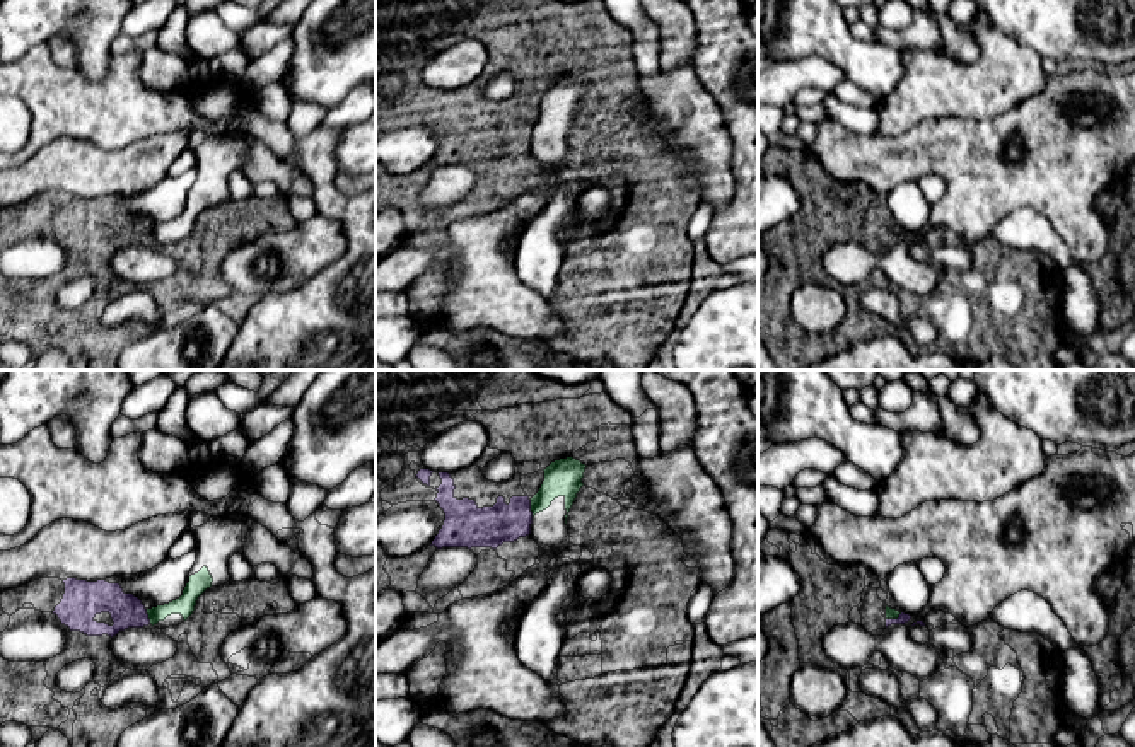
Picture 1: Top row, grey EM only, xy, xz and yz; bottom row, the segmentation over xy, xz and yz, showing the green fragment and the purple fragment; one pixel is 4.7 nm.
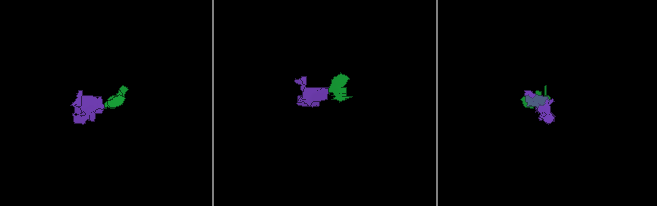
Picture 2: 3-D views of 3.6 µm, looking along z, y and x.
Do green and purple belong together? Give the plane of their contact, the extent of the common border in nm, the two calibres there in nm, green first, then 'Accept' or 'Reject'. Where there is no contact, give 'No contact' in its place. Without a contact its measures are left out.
Touches green in xz. Shared border 80 nm. Thickness 180 nm (green) against 190 nm. Reject

